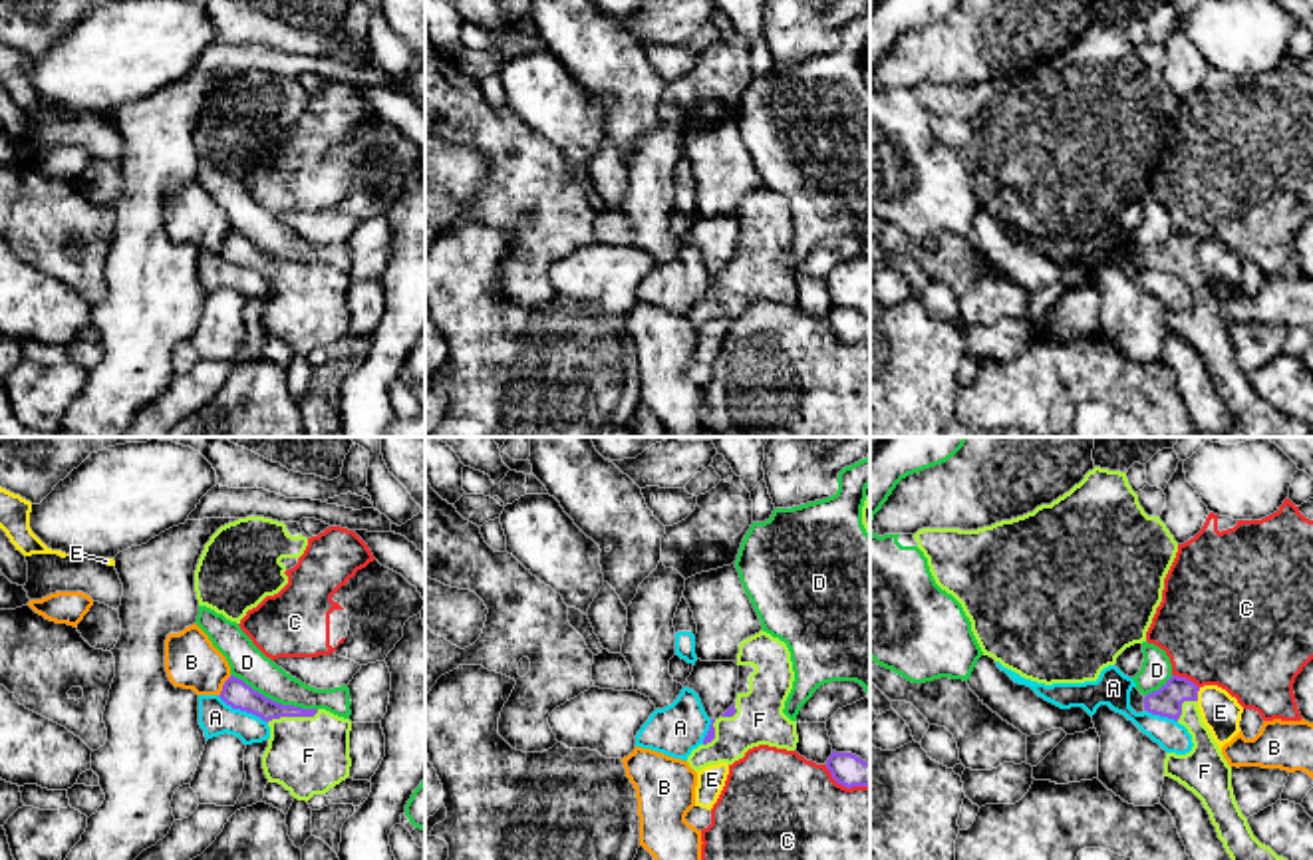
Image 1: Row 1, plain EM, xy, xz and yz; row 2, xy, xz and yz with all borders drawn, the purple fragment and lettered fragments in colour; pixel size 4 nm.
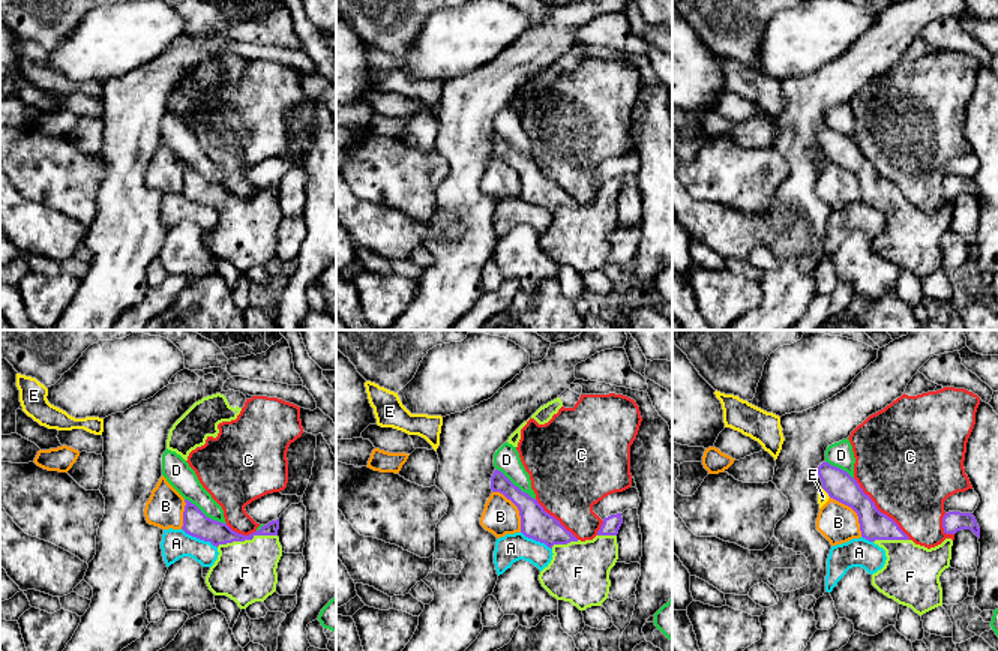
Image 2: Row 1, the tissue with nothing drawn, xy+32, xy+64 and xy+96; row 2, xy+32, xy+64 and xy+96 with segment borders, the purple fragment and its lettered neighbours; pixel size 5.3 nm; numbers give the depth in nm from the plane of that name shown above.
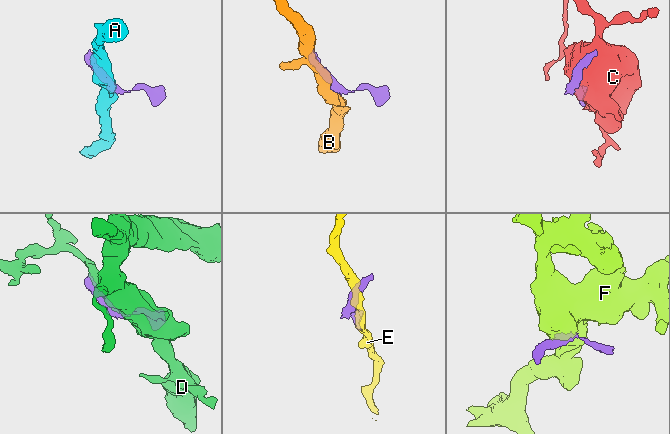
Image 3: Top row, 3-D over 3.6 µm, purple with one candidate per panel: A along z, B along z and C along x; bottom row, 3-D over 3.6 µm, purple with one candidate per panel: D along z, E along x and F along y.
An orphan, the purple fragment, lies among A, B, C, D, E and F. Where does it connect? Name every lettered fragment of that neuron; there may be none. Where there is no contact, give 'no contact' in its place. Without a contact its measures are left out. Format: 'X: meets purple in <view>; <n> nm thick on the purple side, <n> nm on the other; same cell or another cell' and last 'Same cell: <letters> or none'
A: meets purple in xy; 110 nm thick on the purple side, 140 nm on the other; another cell
B: meets purple in xy; 110 nm thick on the purple side, 220 nm on the other; another cell
C: meets purple in yz; 120 nm thick on the purple side, 480 nm on the other; another cell
D: meets purple in xy; 110 nm thick on the purple side, 150 nm on the other; another cell
E: meets purple in yz; 120 nm thick on the purple side, 160 nm on the other; another cell
F: meets purple in xy; 110 nm thick on the purple side, 320 nm on the other; same cell
Same cell: F

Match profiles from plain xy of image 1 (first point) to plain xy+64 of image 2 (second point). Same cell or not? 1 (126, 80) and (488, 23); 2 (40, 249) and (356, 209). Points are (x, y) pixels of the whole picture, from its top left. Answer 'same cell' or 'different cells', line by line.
1: same cell
2: different cells

